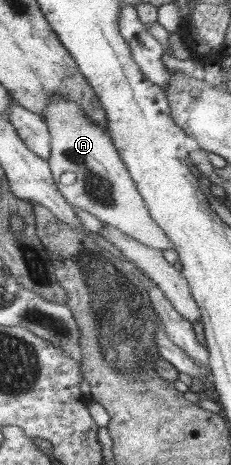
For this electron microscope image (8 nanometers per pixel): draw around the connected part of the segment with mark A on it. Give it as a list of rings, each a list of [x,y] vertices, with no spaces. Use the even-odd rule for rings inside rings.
[[[50,96],[45,104],[43,121],[47,126],[50,143],[49,157],[46,161],[57,189],[69,205],[88,212],[94,218],[108,224],[108,226],[112,226],[118,232],[127,234],[130,238],[136,239],[143,245],[159,251],[172,248],[171,242],[167,240],[164,233],[160,231],[160,227],[156,226],[154,220],[150,218],[144,206],[144,201],[140,198],[136,185],[130,178],[124,163],[120,160],[109,134],[100,125],[92,122],[92,119],[89,119],[74,101],[69,101],[62,98],[62,96]],[[65,172],[74,174],[72,184],[61,185],[58,183],[60,176]]]

